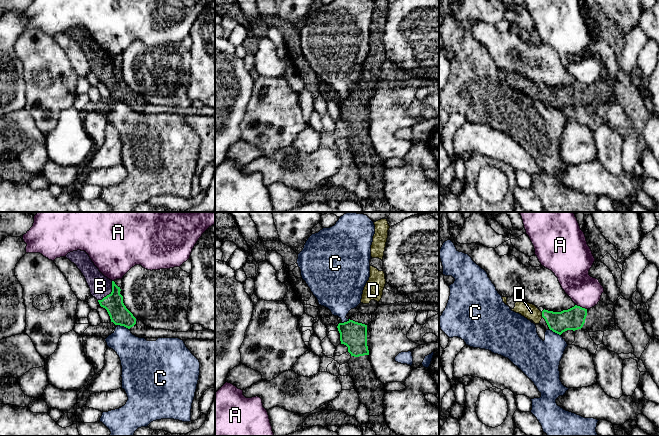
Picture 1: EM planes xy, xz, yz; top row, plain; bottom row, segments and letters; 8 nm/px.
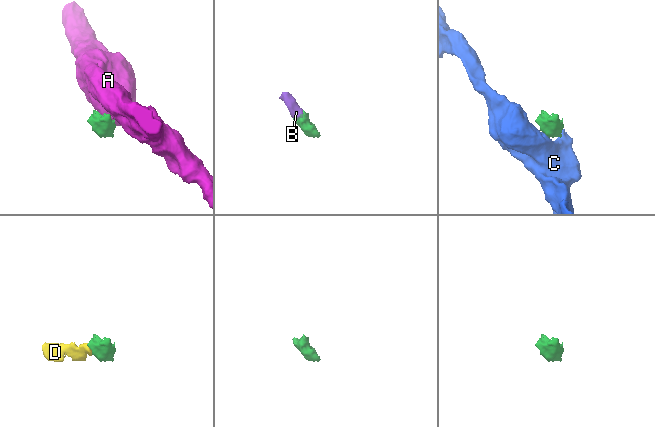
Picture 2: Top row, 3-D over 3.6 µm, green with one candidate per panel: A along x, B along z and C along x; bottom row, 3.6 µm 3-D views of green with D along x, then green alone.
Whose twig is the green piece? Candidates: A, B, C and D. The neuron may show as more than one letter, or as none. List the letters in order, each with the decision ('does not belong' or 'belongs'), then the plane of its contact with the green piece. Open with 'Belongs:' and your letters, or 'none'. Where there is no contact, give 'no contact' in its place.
Belongs: B, D
A: does not belong | yz
B: belongs | xy
C: does not belong | xy
D: belongs | yz

